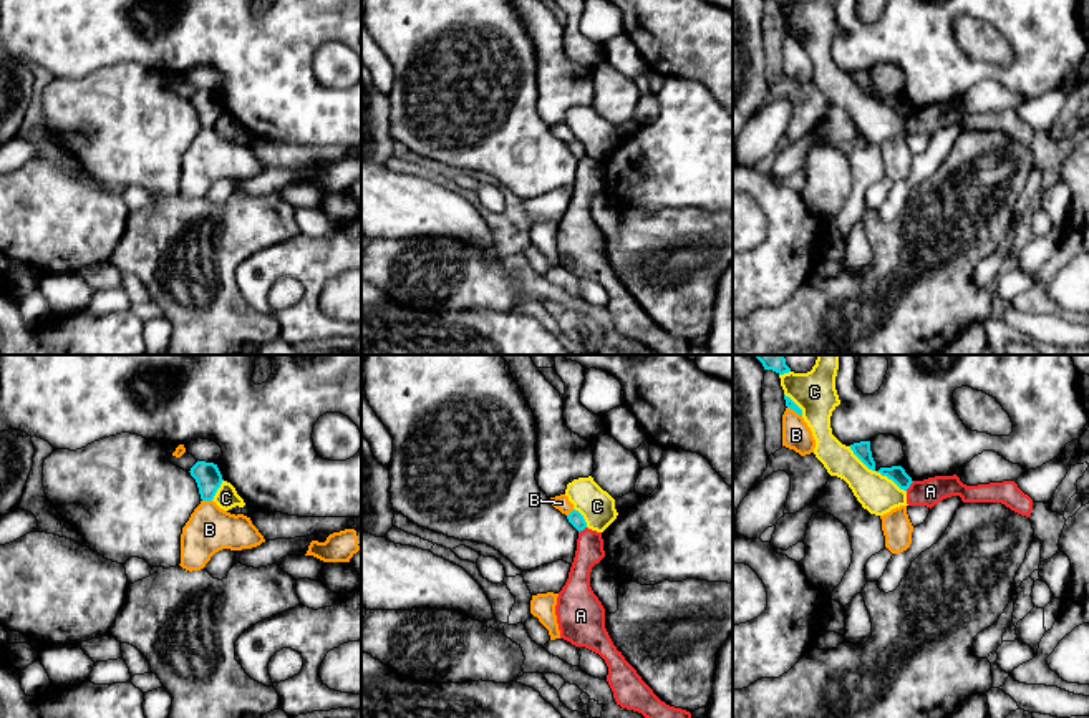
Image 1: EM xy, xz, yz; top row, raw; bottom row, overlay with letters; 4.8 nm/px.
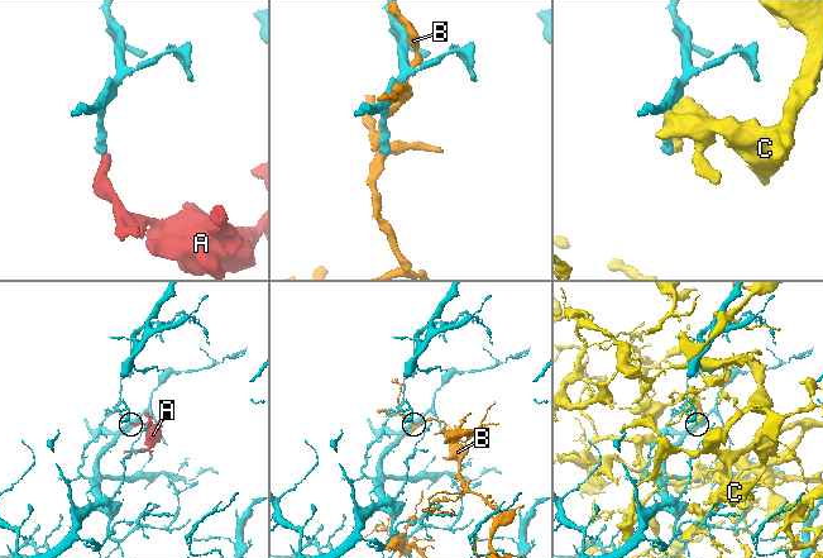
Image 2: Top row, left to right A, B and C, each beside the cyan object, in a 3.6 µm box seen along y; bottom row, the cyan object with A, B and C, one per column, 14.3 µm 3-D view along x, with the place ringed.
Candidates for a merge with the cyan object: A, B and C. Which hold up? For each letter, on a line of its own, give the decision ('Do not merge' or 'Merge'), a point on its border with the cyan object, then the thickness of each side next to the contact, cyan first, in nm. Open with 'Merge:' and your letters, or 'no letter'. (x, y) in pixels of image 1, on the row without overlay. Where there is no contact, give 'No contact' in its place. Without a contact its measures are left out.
Merge: no letter
A: Do not merge. Touches cyan at yz (909, 115). Thickness 80 nm (cyan) against 130 nm
B: Do not merge. Touches cyan at xy (208, 128). Thickness 130 nm (cyan) against 220 nm
C: Do not merge. Touches cyan at yz (877, 100). Thickness 80 nm (cyan) against 190 nm

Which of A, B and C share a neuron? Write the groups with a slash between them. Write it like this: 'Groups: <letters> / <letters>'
Groups: A / B / C

